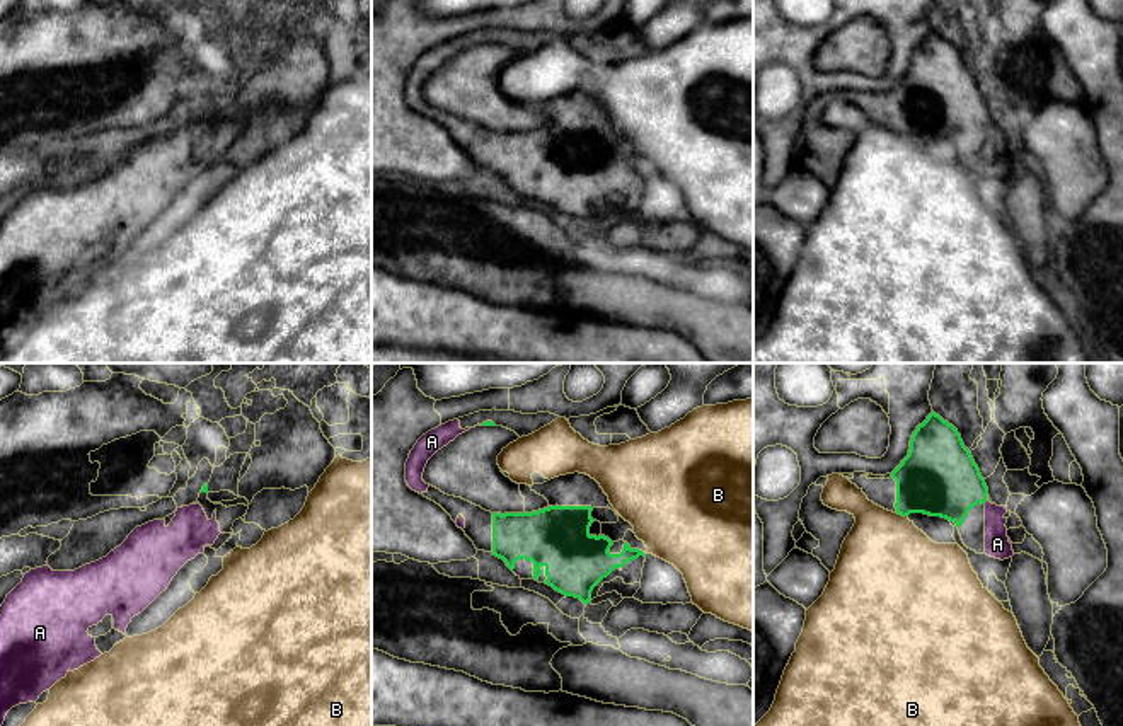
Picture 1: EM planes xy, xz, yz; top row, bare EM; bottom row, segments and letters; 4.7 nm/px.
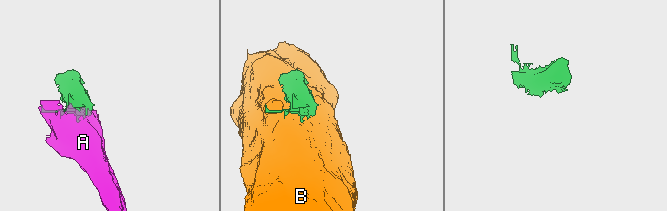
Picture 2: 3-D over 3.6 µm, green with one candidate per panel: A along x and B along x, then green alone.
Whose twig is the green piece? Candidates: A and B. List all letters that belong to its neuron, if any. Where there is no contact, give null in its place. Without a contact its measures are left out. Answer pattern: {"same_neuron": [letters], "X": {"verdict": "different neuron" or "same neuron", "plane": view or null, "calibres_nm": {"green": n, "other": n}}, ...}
{"same_neuron": ["A"], "A": {"verdict": "same neuron", "plane": "yz", "calibres_nm": {"green": 360, "other": 120}}, "B": {"verdict": "different neuron", "plane": "yz", "calibres_nm": {"green": 360, "other": 460}}}

